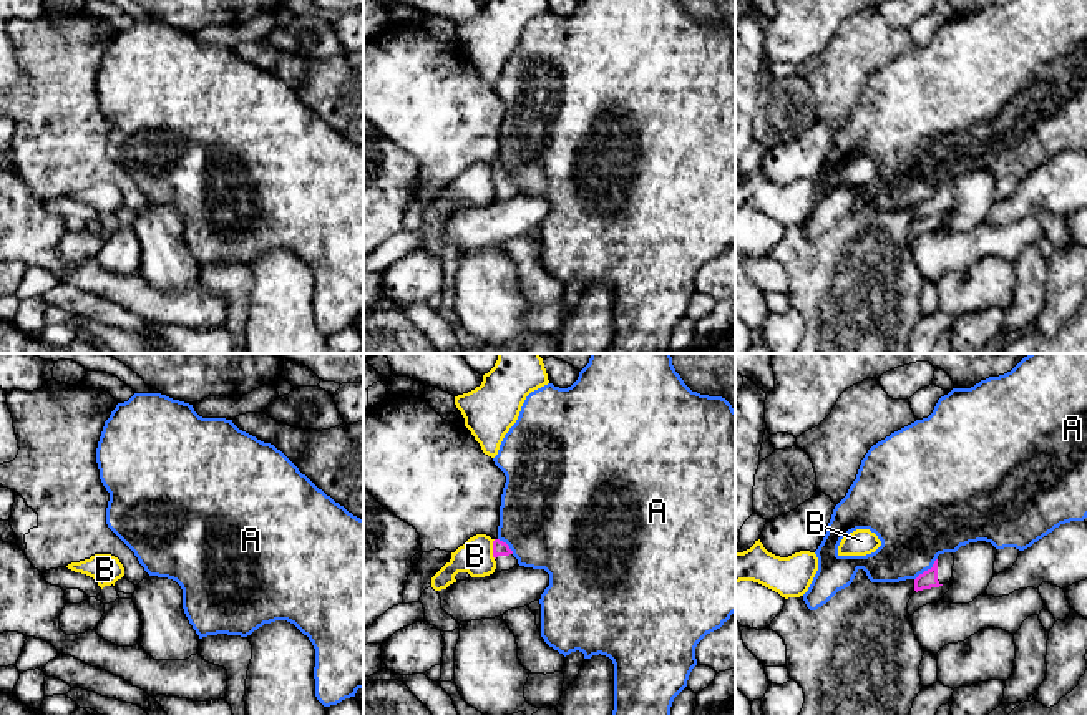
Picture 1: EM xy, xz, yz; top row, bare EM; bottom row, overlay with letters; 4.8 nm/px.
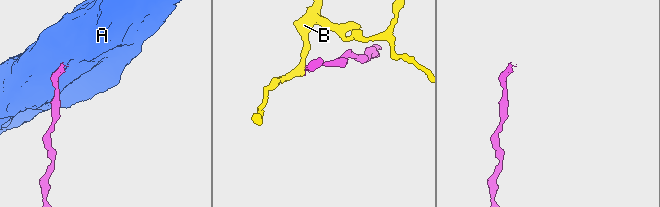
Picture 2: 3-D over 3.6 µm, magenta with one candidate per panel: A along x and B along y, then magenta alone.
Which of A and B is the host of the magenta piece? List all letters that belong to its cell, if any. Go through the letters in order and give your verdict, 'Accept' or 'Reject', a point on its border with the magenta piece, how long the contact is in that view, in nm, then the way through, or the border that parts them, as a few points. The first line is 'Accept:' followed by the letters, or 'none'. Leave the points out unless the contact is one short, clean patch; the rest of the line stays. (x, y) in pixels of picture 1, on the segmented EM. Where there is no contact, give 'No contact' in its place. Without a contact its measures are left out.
Accept: none
A: Reject. Touches magenta at yz (928, 569). Shared border 160 nm
B: Reject. Touches magenta at xz (493, 549). Shared border 100 nm. Boundary: xz (495, 539), (493, 558)

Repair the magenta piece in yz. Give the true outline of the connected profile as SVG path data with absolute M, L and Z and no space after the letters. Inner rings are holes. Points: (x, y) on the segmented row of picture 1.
M953 552L939 554L933 567L914 579L914 591L939 587L953 577L954 556Z

